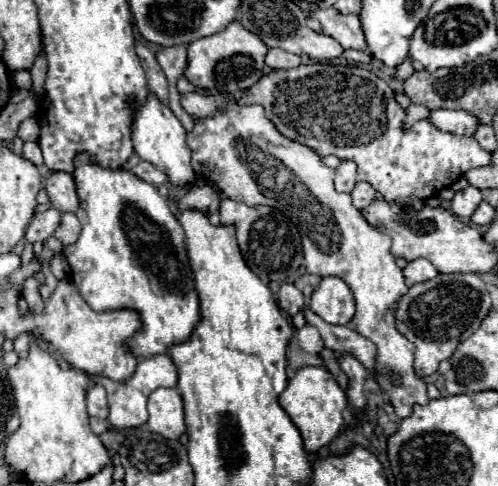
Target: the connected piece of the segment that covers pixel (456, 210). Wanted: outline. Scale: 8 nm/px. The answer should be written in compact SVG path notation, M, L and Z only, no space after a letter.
M468 187L468 189L462 189L454 195L452 199L452 213L456 217L462 217L462 219L470 219L470 215L476 211L476 207L480 205L482 201L482 193L480 189L476 187Z

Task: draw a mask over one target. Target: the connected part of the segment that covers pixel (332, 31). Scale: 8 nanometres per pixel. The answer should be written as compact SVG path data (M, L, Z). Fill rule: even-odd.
M330 7L310 11L308 17L318 19L322 25L322 33L336 39L344 49L366 49L358 15L342 15L334 7Z

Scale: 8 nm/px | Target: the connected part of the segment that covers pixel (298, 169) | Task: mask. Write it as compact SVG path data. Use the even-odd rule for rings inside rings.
M230 105L222 107L214 117L206 117L194 123L194 131L188 133L188 147L192 149L192 167L196 175L200 175L204 181L216 185L222 195L226 195L232 201L240 201L246 205L270 205L286 213L286 217L298 227L302 237L302 249L304 249L304 267L308 273L318 277L340 277L348 283L348 287L354 293L356 299L356 315L352 319L354 329L368 337L378 347L378 383L384 393L390 395L390 401L396 409L396 415L400 419L408 417L412 413L414 403L428 403L426 383L424 379L416 377L412 369L412 351L414 345L398 333L394 315L398 299L408 291L404 283L404 275L396 265L396 259L390 255L390 237L386 233L376 231L372 225L368 225L360 213L350 201L348 193L338 193L334 189L334 169L324 167L320 163L320 157L308 149L306 145L300 145L296 141L286 139L276 131L276 127L264 117L264 109L260 105ZM388 373L396 373L402 381L402 385L392 385L388 379Z

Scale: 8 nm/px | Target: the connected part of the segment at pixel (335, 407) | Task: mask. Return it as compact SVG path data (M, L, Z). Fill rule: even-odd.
M324 367L298 369L296 375L288 381L284 393L280 393L278 401L302 433L306 453L316 453L318 449L326 447L344 429L344 409L348 409L348 399L336 379Z

